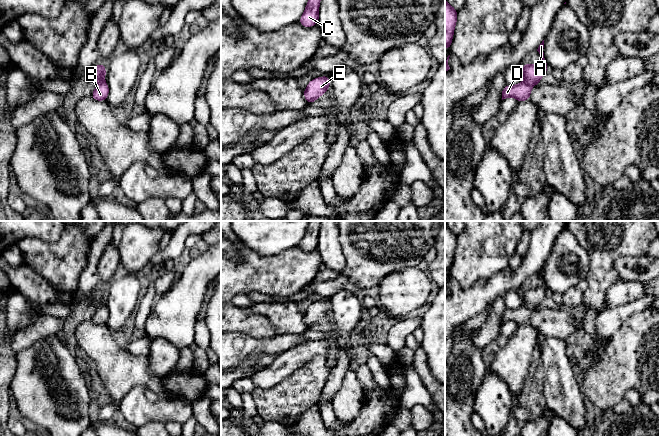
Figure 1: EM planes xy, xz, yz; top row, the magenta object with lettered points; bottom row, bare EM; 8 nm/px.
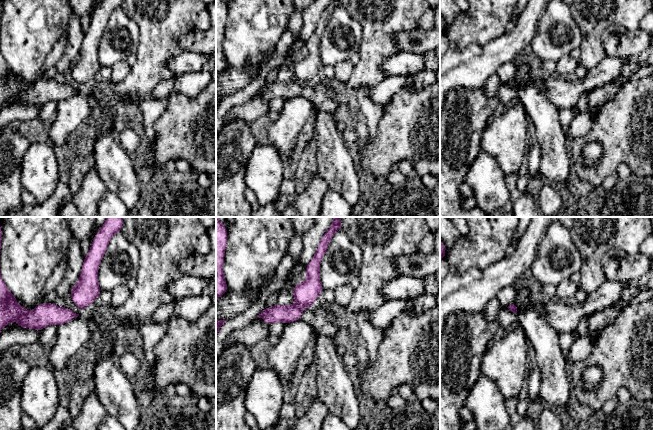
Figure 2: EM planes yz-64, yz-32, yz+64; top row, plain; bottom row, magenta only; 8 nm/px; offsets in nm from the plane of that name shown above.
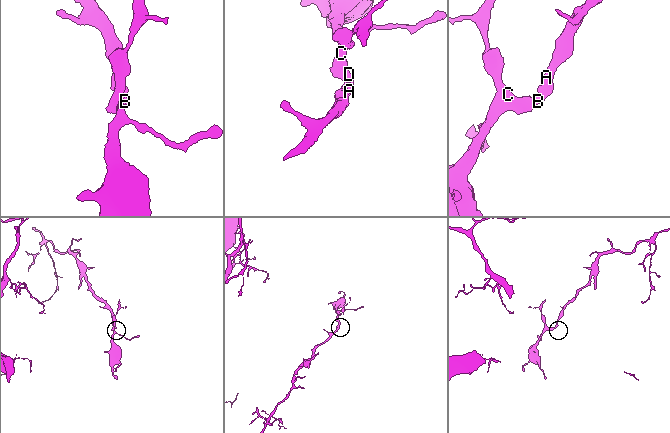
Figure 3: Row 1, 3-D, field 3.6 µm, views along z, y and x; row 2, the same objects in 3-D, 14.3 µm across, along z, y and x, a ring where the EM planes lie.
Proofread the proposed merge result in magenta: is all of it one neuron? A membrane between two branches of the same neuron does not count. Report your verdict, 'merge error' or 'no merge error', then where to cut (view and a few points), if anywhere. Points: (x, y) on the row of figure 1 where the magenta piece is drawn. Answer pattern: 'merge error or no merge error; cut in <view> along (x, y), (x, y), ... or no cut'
merge error; cut in yz along (524, 80), (531, 86)

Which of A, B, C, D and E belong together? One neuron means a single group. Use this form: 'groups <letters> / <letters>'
groups A E / B C D

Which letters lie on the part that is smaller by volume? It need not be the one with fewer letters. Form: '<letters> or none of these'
B, C, D

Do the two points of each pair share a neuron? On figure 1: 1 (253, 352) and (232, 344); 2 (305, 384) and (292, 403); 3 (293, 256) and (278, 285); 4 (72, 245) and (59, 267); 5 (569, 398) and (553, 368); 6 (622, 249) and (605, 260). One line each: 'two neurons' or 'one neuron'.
1: one neuron
2: one neuron
3: one neuron
4: one neuron
5: one neuron
6: one neuron

